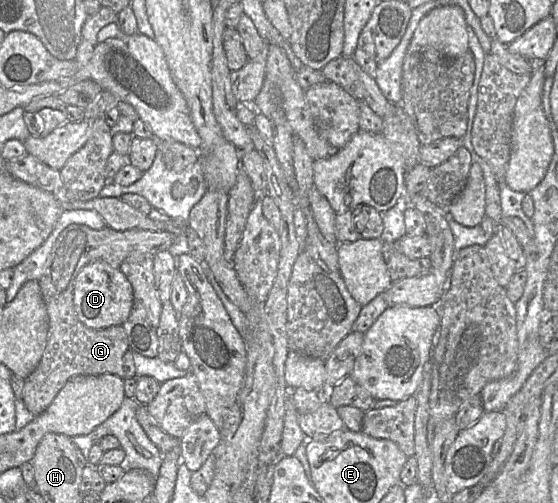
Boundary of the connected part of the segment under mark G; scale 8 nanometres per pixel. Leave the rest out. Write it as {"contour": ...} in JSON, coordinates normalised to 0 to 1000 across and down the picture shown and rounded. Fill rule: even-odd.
{"contour":[[[127,445],[109,461],[70,557],[88,632],[84,686],[68,728],[43,755],[39,795],[61,827],[79,819],[118,759],[134,748],[195,742],[228,753],[220,708],[233,692],[220,648],[161,654],[138,630],[131,584],[134,557],[145,535],[168,519],[186,519],[203,533],[213,533],[233,507],[276,509],[287,499],[301,497],[315,473],[317,467],[305,461],[249,455],[208,459],[195,449],[168,457],[143,445]]]}

